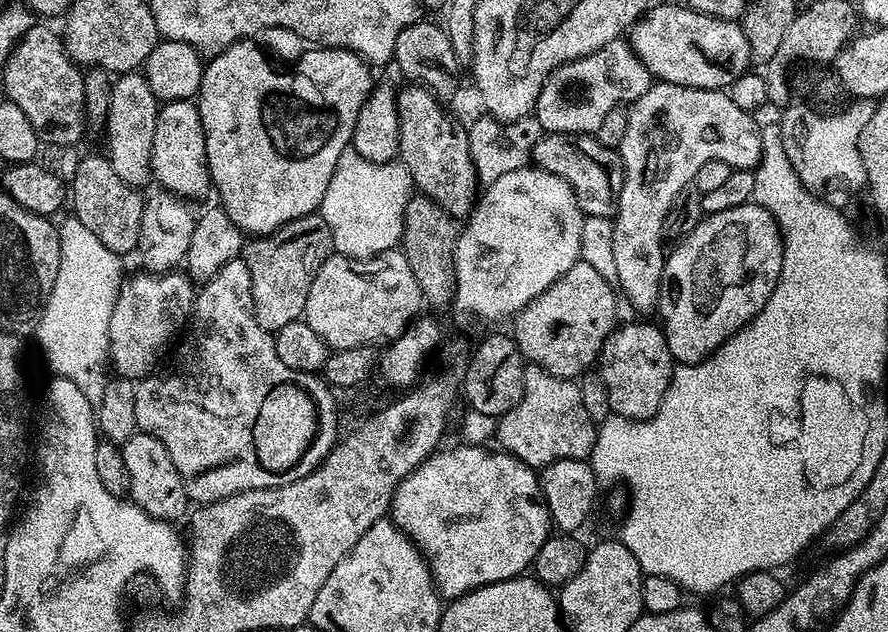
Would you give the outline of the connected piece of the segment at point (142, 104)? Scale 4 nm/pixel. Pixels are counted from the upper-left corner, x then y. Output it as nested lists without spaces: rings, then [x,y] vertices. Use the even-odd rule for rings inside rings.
[[[139,71],[125,72],[115,77],[106,121],[108,127],[106,155],[112,161],[118,178],[122,178],[122,182],[131,184],[137,190],[143,189],[143,184],[153,179],[152,147],[160,109],[161,105],[156,99],[154,90],[150,90],[146,78]]]

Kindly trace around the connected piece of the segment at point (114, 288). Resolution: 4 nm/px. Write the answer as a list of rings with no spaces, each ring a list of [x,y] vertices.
[[[74,214],[68,216],[64,225],[59,225],[58,231],[60,265],[47,289],[36,336],[49,366],[56,371],[55,375],[74,382],[89,400],[98,402],[106,383],[104,367],[107,369],[110,364],[108,331],[110,314],[114,314],[122,283],[121,257],[106,250],[106,246],[102,246],[98,237],[87,226],[82,226]]]

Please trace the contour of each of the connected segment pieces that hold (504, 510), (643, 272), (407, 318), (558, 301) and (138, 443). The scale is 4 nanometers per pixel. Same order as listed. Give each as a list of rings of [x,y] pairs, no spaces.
[[[465,442],[458,444],[457,448],[441,447],[425,458],[396,486],[390,505],[392,523],[420,549],[444,598],[462,596],[483,584],[512,580],[527,573],[542,543],[539,475],[503,450],[491,452],[488,446]]]
[[[663,82],[653,83],[646,90],[646,94],[642,94],[637,100],[632,101],[630,107],[627,109],[629,126],[626,127],[625,140],[620,144],[618,149],[620,158],[624,162],[624,185],[620,191],[620,198],[616,201],[614,209],[614,223],[612,229],[614,230],[614,266],[618,270],[618,278],[620,283],[618,285],[619,291],[637,308],[640,312],[648,312],[657,307],[660,299],[660,286],[664,279],[664,262],[666,259],[666,248],[660,245],[660,239],[666,233],[666,221],[673,211],[674,205],[678,197],[692,184],[694,174],[698,174],[698,169],[706,162],[711,160],[721,160],[729,164],[734,170],[737,168],[746,168],[749,170],[755,169],[756,165],[760,163],[760,155],[762,154],[762,138],[760,133],[762,131],[761,125],[756,125],[757,117],[753,113],[742,110],[735,102],[728,97],[727,91],[717,90],[715,88],[687,88],[681,84],[666,84]]]
[[[403,251],[380,252],[363,258],[330,254],[318,274],[314,274],[303,319],[329,349],[376,346],[379,340],[391,342],[403,336],[421,315],[420,306],[424,303],[414,270]]]
[[[583,262],[570,266],[570,270],[566,270],[566,274],[559,276],[549,288],[536,292],[526,307],[516,313],[514,317],[514,323],[516,323],[514,339],[520,352],[524,355],[525,361],[528,364],[537,364],[551,376],[576,378],[587,373],[591,369],[588,367],[595,360],[597,363],[605,344],[608,343],[617,327],[616,296],[618,300],[617,289],[610,282],[606,282],[606,278],[602,278],[602,274],[598,274],[598,270],[594,270],[594,266]]]
[[[137,431],[122,446],[126,458],[126,470],[130,470],[130,500],[148,516],[156,520],[176,522],[176,519],[189,511],[190,492],[184,479],[178,474],[166,446],[157,436]]]

